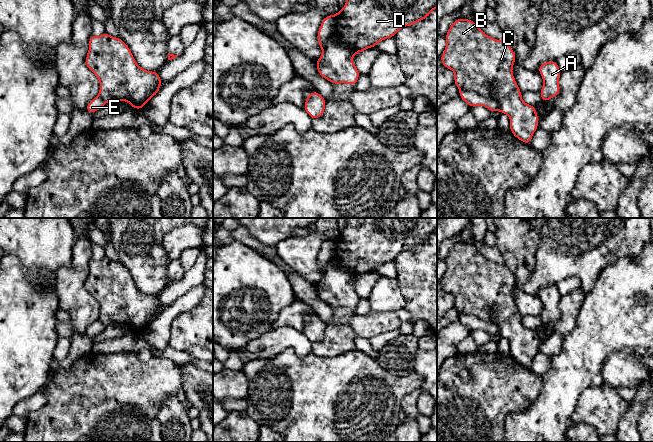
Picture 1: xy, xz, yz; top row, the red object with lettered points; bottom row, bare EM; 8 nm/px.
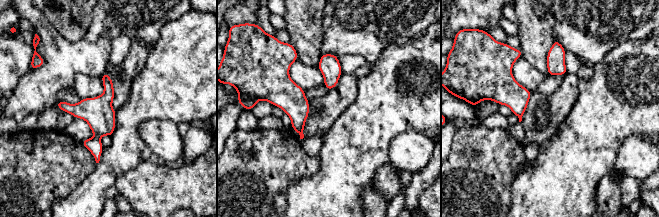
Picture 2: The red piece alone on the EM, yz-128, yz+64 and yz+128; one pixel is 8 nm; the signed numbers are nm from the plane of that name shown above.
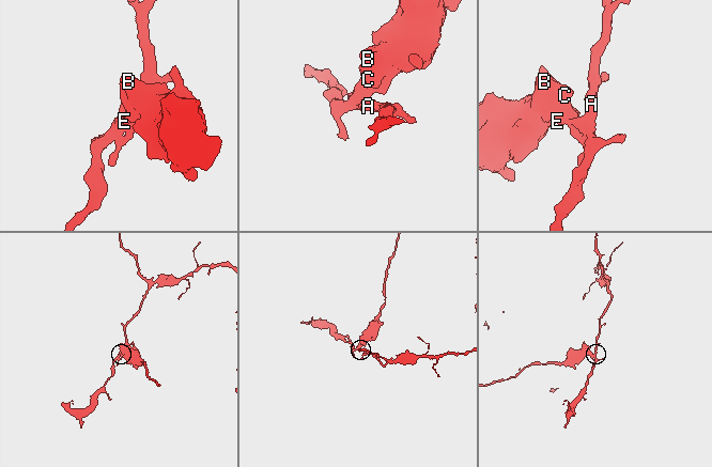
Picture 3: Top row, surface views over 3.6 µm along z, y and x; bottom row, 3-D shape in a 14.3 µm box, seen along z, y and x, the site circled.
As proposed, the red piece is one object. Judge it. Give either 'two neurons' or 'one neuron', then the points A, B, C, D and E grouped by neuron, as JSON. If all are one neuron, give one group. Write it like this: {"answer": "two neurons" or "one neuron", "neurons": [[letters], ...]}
{"answer": "two neurons", "neurons": [["A", "E"], ["B", "C", "D"]]}

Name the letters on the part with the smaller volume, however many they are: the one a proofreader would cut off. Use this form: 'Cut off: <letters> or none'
Cut off: B, C, D

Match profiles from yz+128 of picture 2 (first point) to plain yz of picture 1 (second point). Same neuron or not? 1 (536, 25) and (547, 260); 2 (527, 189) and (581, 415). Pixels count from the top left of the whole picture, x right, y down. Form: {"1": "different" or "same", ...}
{"1": "different", "2": "different"}

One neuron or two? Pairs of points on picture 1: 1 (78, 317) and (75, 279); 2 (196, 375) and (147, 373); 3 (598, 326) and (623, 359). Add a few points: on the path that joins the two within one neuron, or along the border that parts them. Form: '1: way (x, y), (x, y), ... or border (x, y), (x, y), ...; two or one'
1: way (78, 308), (75, 300), (75, 288); one
2: border (180, 365), (182, 387); two
3: border (630, 353), (613, 352), (604, 362), (602, 370); two

